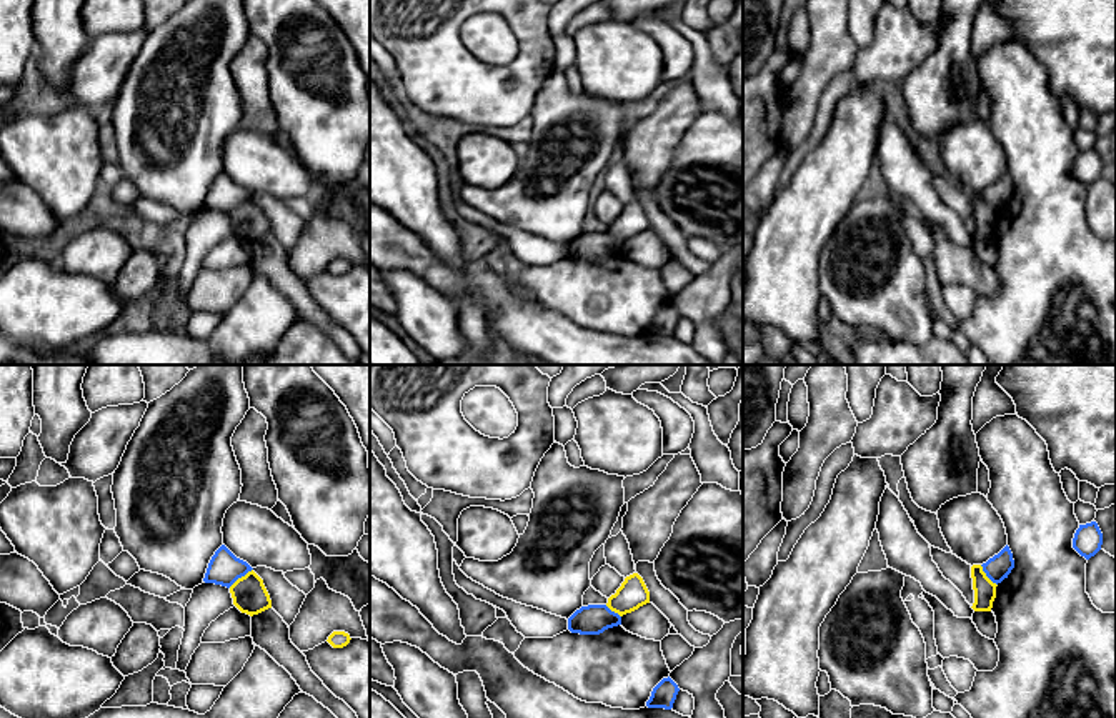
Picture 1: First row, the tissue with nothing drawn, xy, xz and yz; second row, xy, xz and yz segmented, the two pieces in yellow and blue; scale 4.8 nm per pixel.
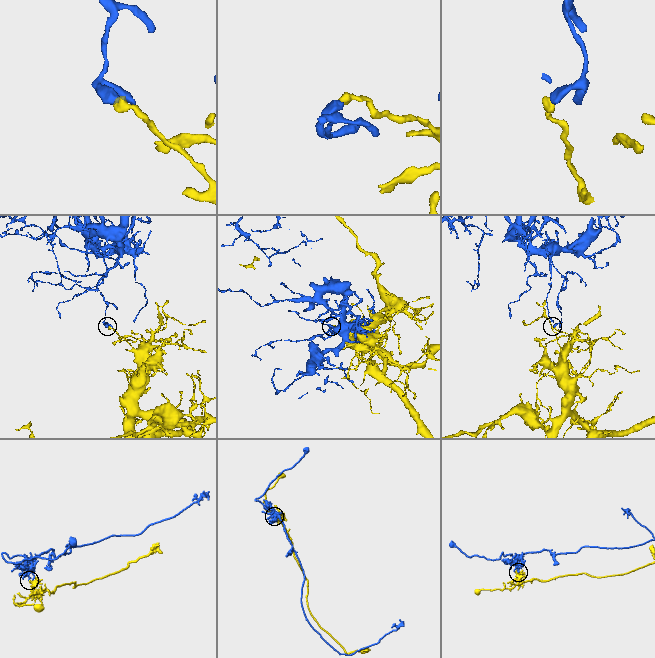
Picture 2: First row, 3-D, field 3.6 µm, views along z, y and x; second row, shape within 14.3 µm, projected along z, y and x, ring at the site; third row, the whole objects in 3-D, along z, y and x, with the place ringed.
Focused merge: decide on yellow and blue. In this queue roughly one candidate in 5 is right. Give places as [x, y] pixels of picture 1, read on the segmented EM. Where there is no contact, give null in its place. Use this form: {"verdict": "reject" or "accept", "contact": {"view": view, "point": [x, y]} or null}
{"verdict": "reject", "contact": {"view": "xy", "point": [242, 577]}}

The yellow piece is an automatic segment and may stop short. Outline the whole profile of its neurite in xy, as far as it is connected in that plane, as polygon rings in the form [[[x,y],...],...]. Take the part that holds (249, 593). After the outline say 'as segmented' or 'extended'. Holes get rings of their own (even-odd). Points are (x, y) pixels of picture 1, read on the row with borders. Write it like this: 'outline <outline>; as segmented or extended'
outline [[[252,570],[245,576],[238,578],[230,593],[233,605],[250,616],[258,615],[272,608],[270,595],[263,585],[263,580]]]; as segmented

